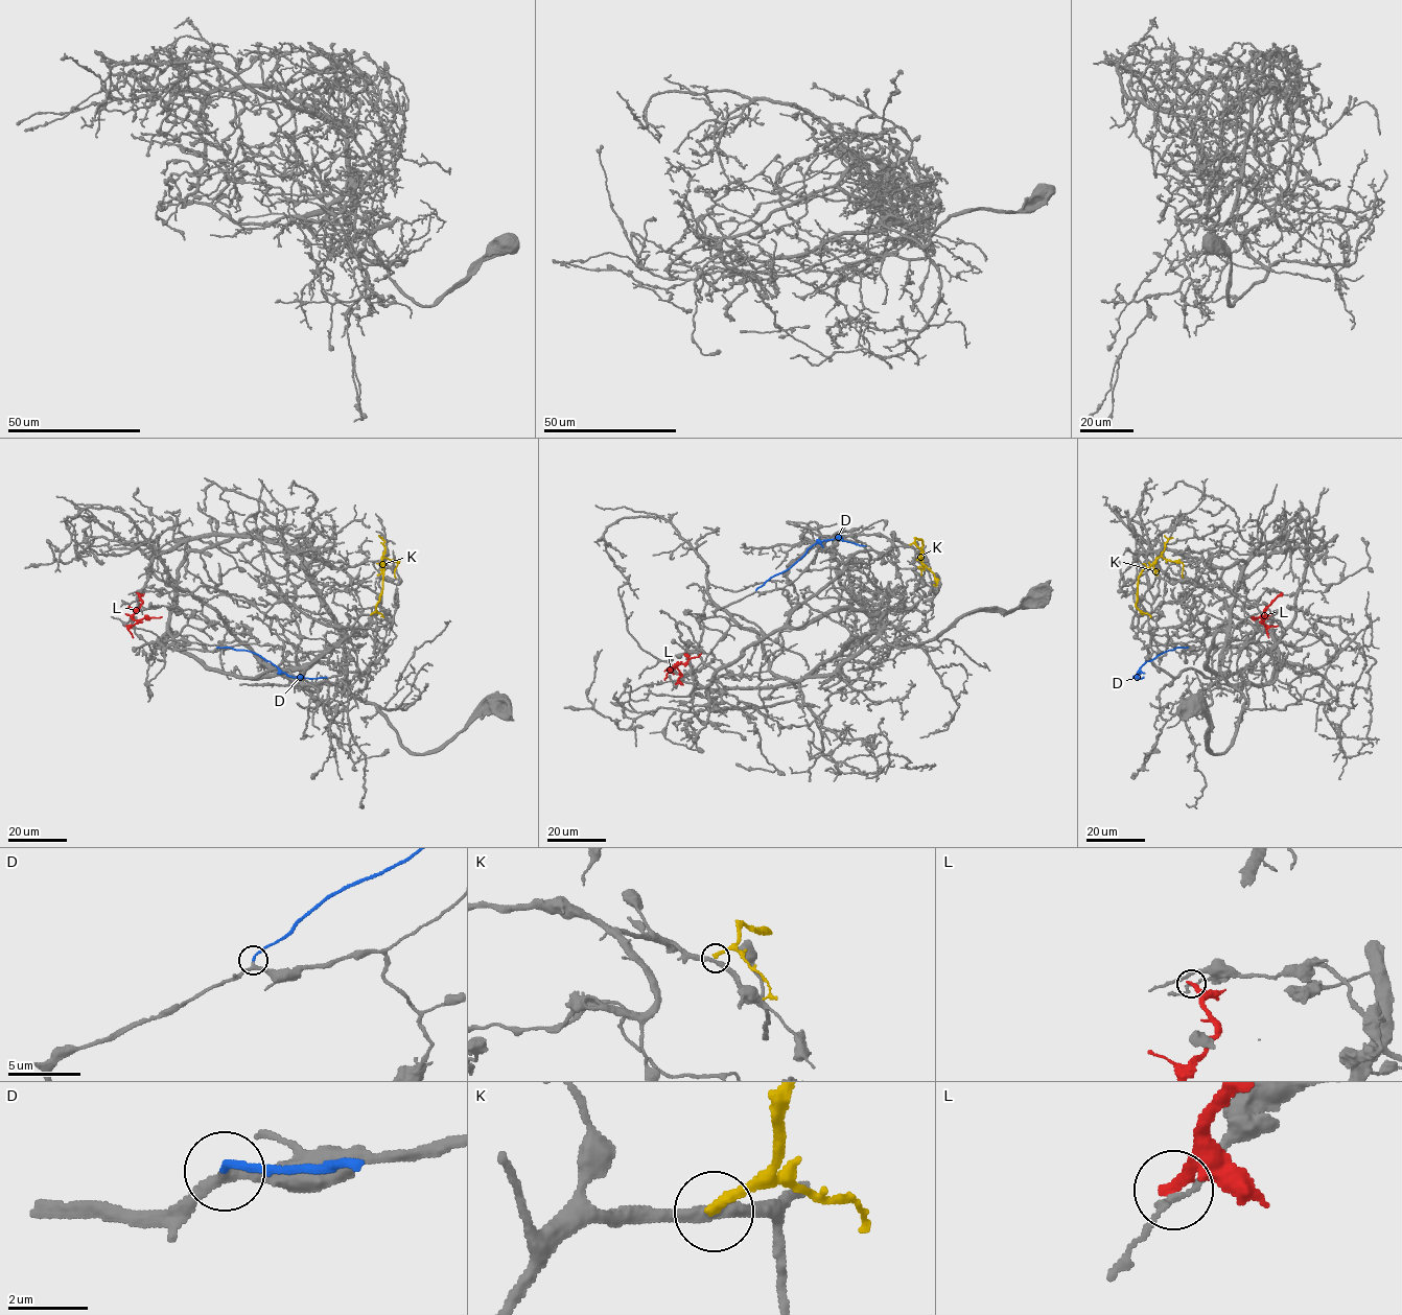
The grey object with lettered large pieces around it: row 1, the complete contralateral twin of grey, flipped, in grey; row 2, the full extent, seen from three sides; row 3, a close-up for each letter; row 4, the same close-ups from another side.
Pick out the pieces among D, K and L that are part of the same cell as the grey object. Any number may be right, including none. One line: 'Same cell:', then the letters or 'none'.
Same cell: D

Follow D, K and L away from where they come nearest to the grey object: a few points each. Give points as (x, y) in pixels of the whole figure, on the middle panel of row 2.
D: (756, 590), (788, 569), (817, 542), (840, 538), (865, 545)
K: (910, 545), (915, 538), (921, 540), (920, 560), (934, 574), (935, 585)
L: (676, 683), (681, 673), (672, 666), (684, 663), (701, 654)

